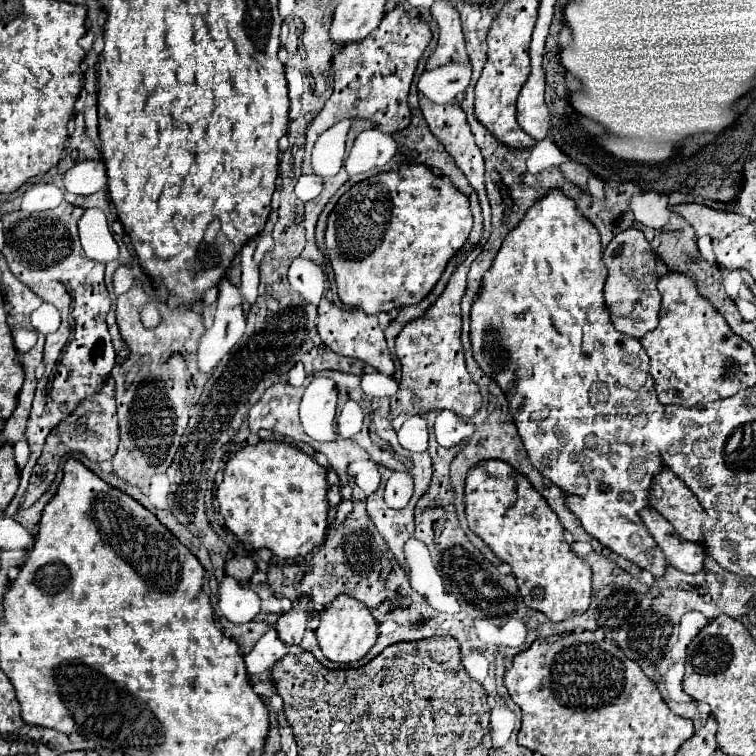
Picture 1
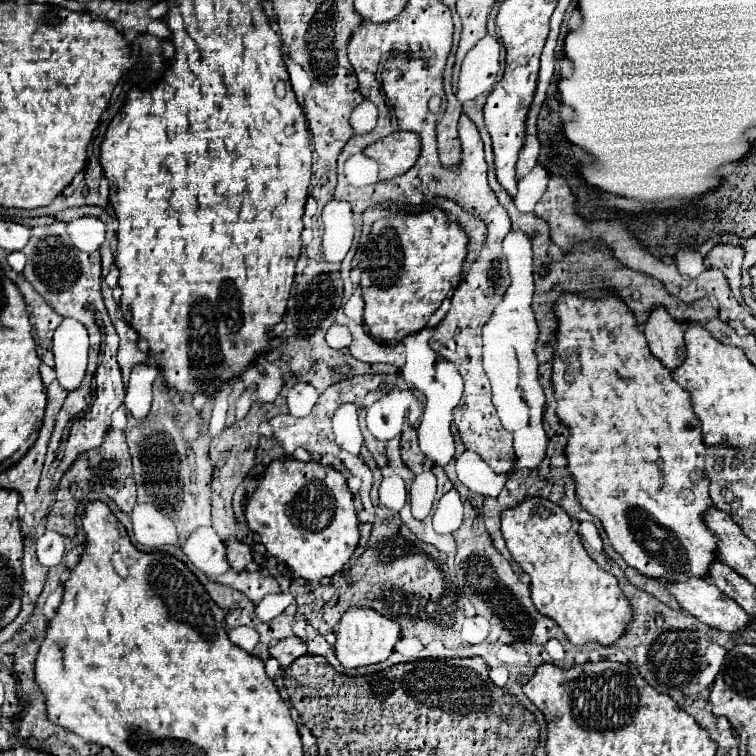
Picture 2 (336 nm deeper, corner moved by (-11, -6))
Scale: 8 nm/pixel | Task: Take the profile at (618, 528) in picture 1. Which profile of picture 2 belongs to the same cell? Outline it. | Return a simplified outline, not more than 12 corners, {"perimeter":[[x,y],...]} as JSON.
{"perimeter":[[710,578],[670,584],[694,618],[738,632],[750,616]]}

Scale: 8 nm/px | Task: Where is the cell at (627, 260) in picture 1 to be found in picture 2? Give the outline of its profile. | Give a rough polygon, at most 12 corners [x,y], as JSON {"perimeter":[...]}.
{"perimeter":[[664,308],[644,324],[652,354],[672,372],[686,356],[684,326]]}

